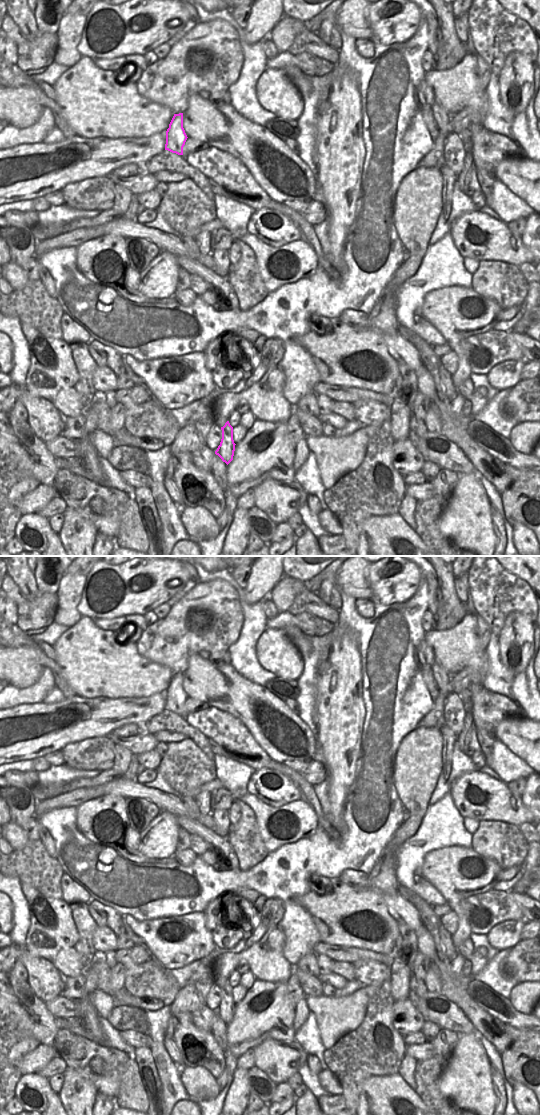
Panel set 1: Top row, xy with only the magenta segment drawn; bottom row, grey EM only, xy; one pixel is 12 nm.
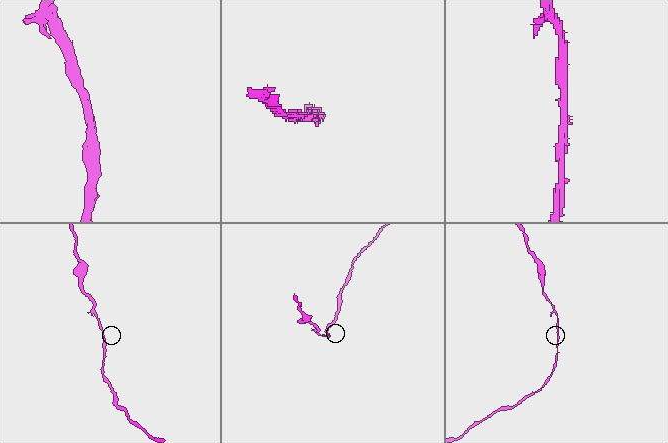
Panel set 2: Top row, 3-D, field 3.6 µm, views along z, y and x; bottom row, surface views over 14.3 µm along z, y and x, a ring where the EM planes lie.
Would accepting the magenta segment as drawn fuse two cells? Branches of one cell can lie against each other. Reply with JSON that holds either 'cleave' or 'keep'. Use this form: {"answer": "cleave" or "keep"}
{"answer": "cleave"}

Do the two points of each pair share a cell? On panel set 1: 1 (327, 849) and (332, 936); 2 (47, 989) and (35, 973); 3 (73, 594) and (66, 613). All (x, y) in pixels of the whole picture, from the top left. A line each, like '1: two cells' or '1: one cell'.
1: two cells
2: one cell
3: one cell

